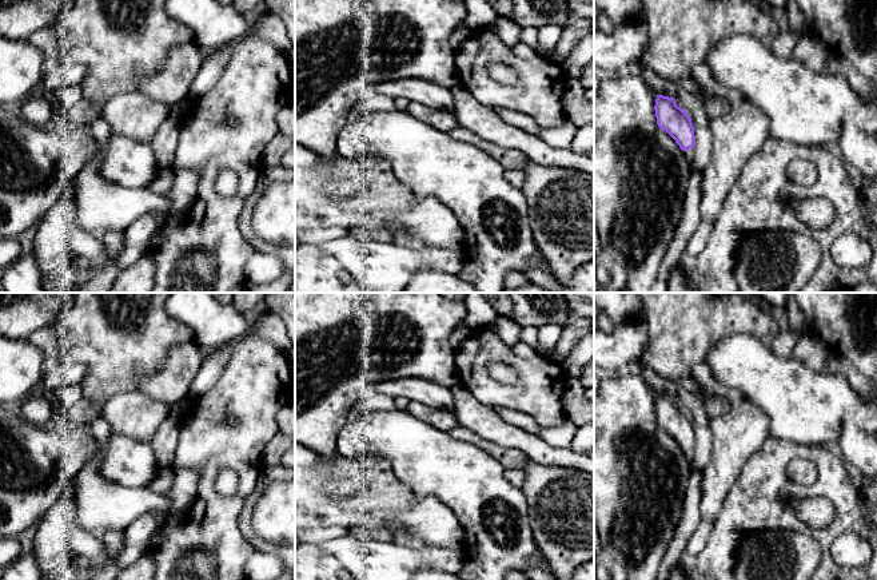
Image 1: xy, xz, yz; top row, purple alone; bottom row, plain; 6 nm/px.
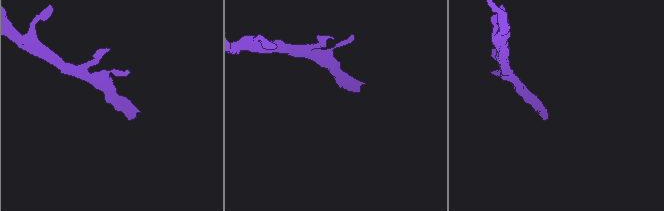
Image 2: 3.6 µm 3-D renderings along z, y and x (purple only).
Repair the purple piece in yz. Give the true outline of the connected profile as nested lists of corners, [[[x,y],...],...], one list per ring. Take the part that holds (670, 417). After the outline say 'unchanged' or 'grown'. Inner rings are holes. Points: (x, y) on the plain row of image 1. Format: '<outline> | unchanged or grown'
[[[657,394],[654,409],[658,426],[675,440],[683,450],[686,460],[691,462],[695,434],[690,416],[677,405],[674,397],[663,394]]] | grown

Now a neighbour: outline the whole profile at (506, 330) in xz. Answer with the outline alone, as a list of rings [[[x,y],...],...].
[[[498,315],[487,325],[487,327],[490,327],[497,337],[510,347],[519,342],[521,326],[518,326],[513,319]]]

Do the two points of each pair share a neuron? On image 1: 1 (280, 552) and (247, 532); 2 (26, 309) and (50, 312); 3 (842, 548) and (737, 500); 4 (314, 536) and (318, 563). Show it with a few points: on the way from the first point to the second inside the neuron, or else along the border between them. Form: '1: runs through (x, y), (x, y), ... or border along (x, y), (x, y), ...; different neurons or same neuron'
1: runs through (272, 548), (260, 545), (255, 540); same neuron
2: runs through (31, 309), (44, 309); same neuron
3: border along (862, 536), (844, 532), (833, 541), (830, 551); different neurons
4: border along (309, 543), (317, 545); different neurons

